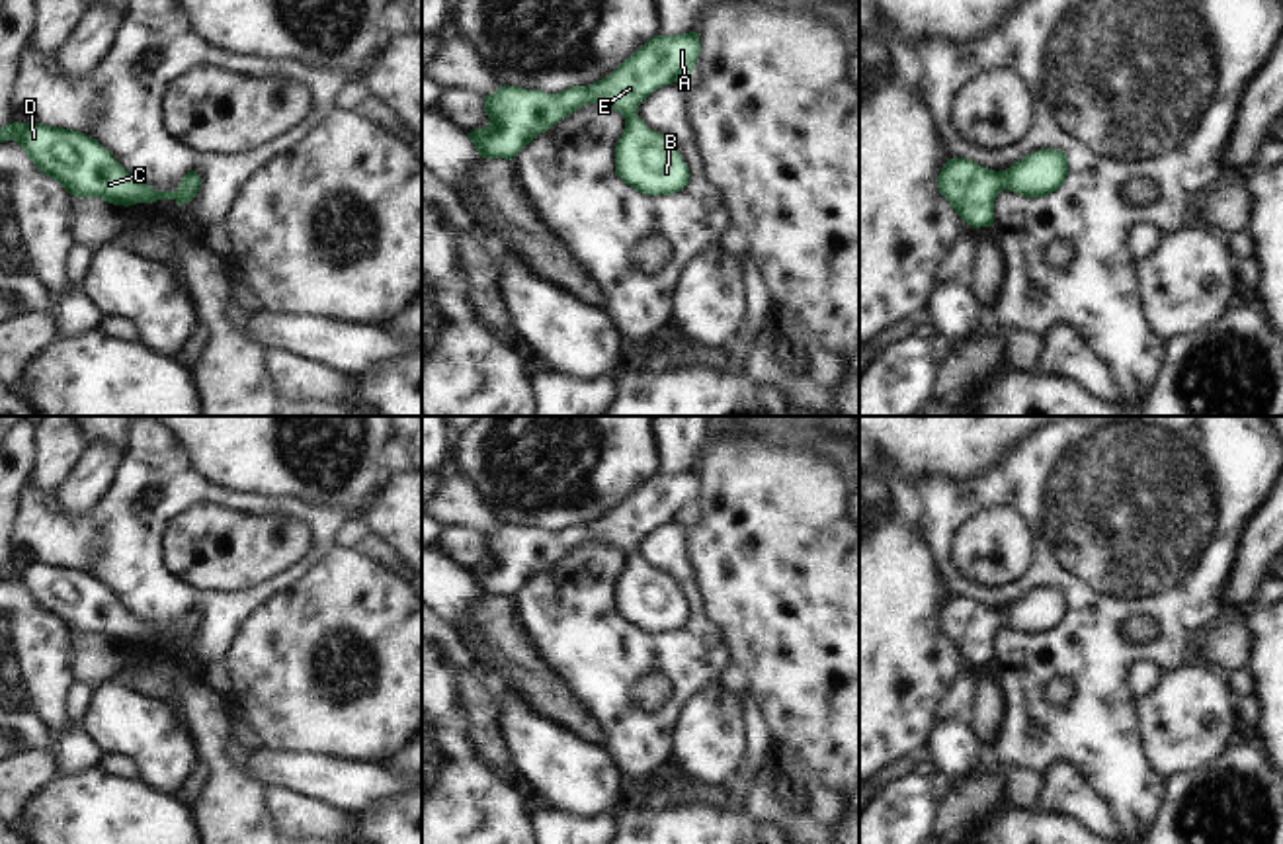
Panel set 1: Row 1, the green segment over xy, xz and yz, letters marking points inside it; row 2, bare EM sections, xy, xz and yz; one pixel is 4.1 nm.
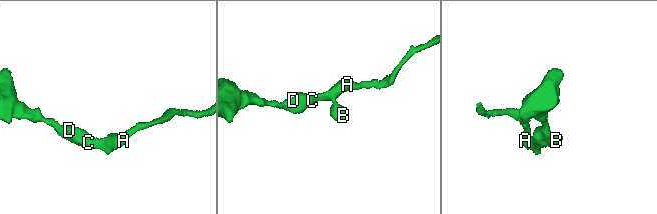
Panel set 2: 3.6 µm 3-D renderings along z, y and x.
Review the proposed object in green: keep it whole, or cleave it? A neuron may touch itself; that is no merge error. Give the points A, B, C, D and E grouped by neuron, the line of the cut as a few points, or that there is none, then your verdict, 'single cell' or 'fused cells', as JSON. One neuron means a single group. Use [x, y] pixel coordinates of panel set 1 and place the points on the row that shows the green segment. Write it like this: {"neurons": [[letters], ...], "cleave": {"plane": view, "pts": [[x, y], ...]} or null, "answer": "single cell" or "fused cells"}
{"neurons": [["A", "B", "C", "D", "E"]], "cleave": null, "answer": "single cell"}

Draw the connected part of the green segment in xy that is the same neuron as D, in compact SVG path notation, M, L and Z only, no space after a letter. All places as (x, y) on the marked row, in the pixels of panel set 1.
M14 121L0 129L0 143L4 141L16 141L39 172L76 197L102 197L125 207L156 199L184 205L201 186L201 178L191 170L176 191L156 191L135 180L96 139L74 129Z

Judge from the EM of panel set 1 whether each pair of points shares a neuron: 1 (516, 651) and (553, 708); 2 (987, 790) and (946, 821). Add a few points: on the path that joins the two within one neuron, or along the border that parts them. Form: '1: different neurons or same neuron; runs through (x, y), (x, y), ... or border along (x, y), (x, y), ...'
1: same neuron; runs through (516, 665), (543, 694)
2: same neuron; runs through (977, 796), (955, 815)

